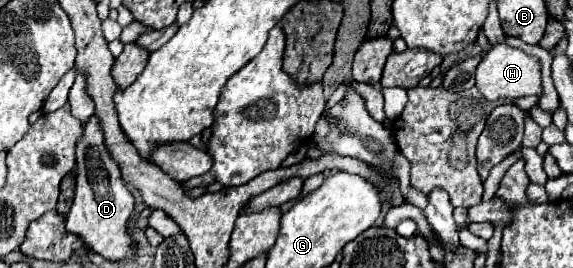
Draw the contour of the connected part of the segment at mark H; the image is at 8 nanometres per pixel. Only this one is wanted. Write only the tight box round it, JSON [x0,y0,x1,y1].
[476,44,542,100]

